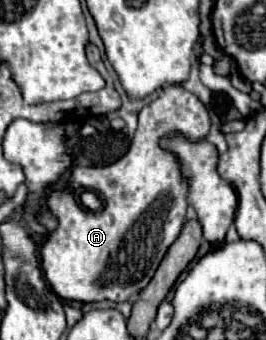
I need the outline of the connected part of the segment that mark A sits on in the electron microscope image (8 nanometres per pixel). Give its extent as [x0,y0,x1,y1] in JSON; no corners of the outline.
[40,85,210,303]

